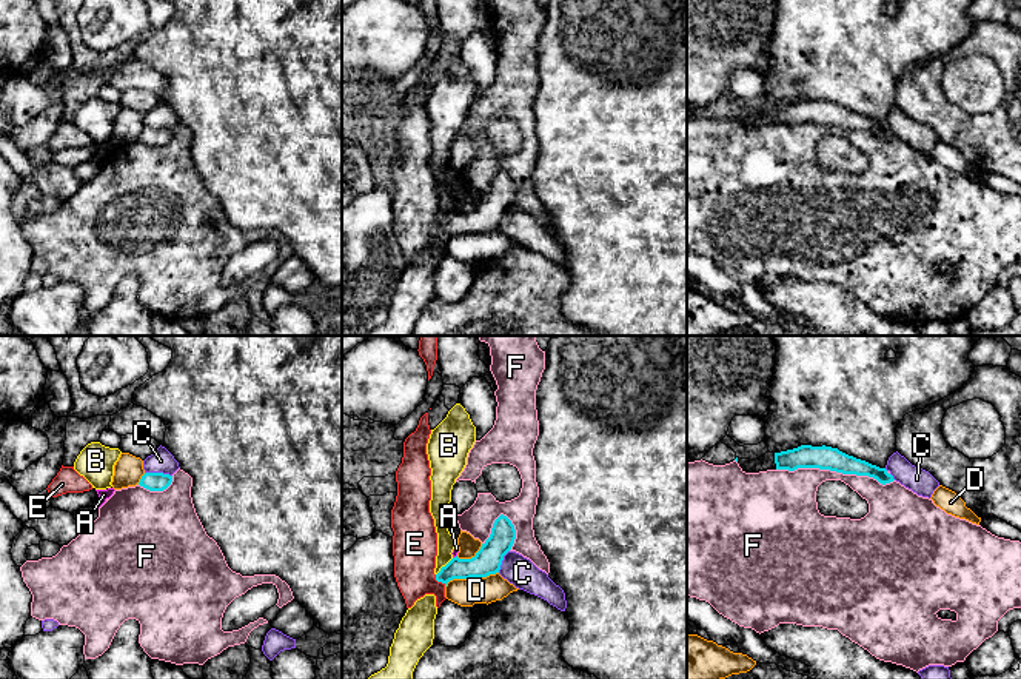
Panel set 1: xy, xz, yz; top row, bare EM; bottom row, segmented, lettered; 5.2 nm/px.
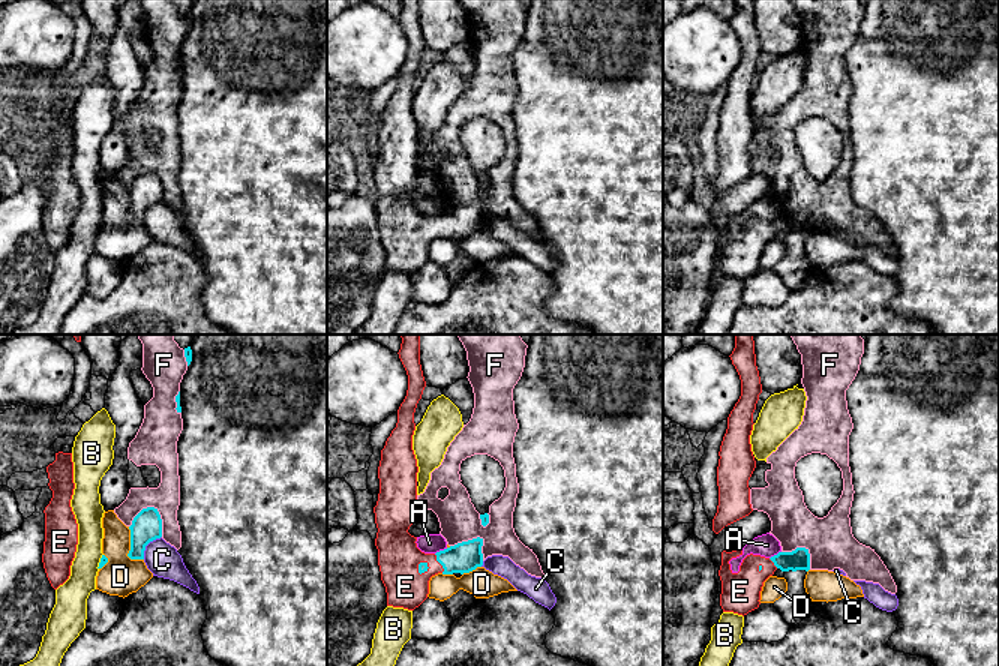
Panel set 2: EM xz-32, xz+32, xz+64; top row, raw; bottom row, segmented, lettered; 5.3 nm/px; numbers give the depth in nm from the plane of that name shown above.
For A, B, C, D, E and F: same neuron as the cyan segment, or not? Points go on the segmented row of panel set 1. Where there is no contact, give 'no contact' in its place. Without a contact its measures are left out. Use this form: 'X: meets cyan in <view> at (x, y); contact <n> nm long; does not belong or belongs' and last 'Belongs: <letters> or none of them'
A: meets cyan in xz at (456, 556); contact 30 nm long; does not belong
B: meets cyan in xz at (445, 565); contact 130 nm long; does not belong
C: meets cyan in xy at (159, 473); contact 150 nm long; does not belong
D: meets cyan in xz at (470, 576); contact 300 nm long; does not belong
E: meets cyan in xz at (439, 581); contact 90 nm long; belongs
F: meets cyan in yz at (835, 470); contact 600 nm long; does not belong
Belongs: E

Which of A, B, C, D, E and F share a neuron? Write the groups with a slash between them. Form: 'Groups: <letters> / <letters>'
Groups: A / B / C / D / E / F

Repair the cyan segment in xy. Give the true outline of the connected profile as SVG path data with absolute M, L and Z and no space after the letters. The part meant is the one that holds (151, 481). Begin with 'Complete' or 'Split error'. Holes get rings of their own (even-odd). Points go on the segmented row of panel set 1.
Complete. M145 473L139 482L140 487L149 491L163 491L172 482L172 476L163 473Z

